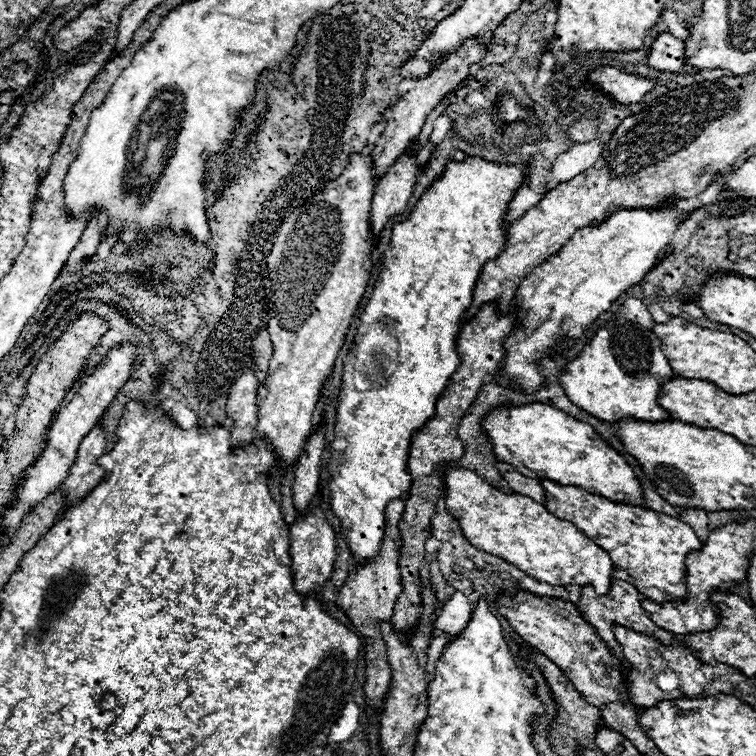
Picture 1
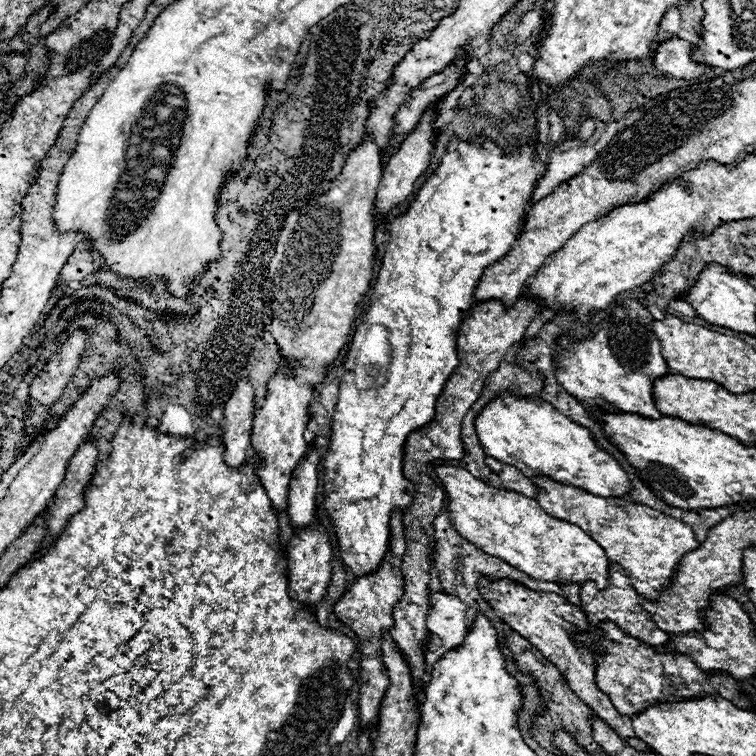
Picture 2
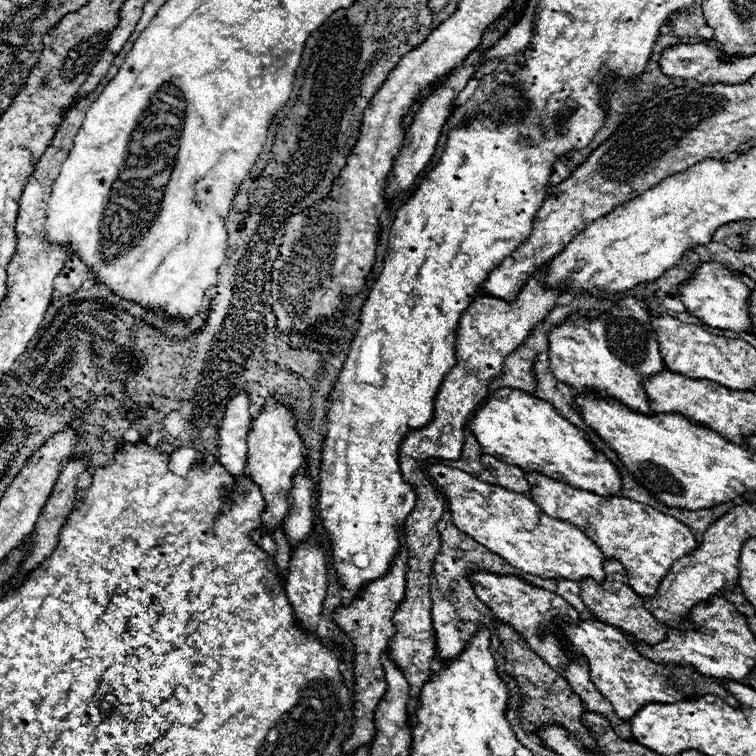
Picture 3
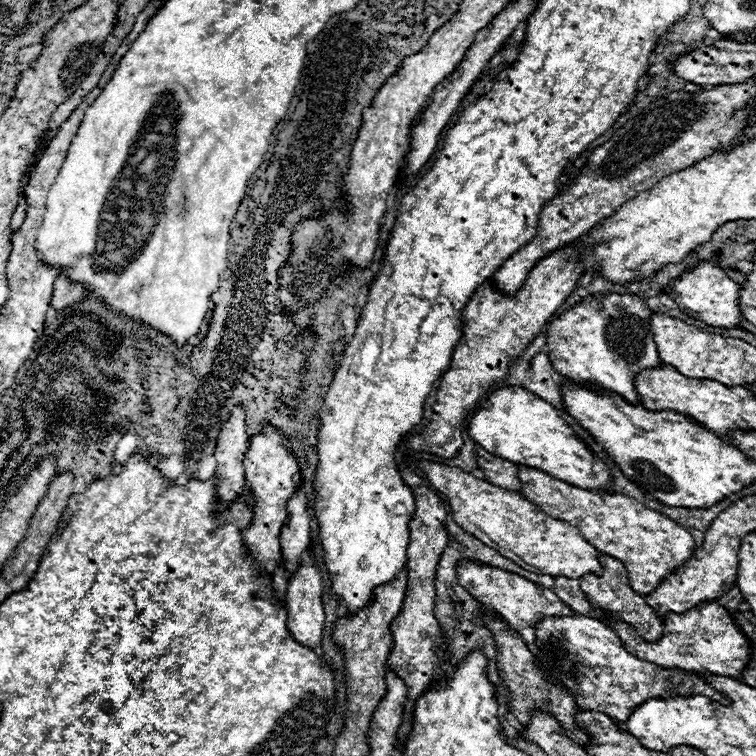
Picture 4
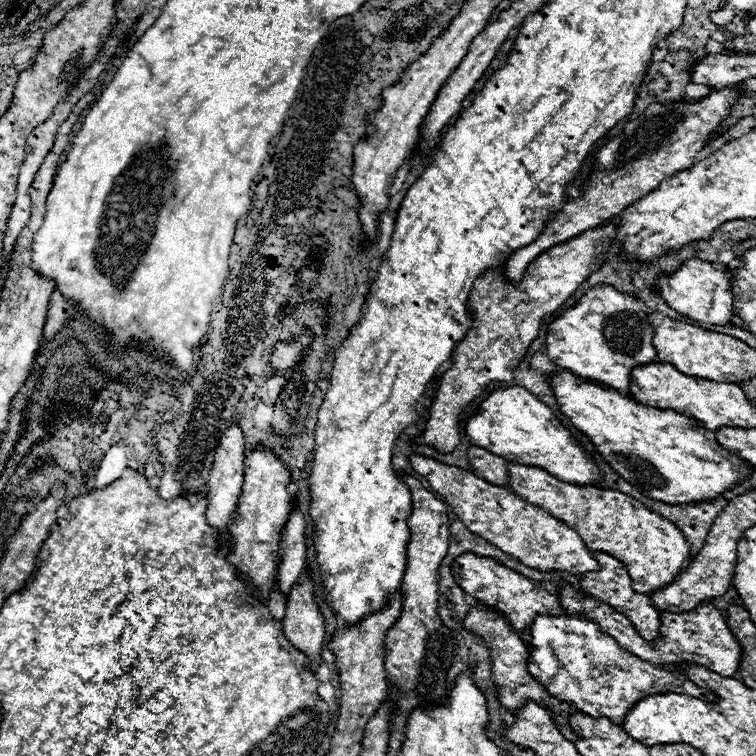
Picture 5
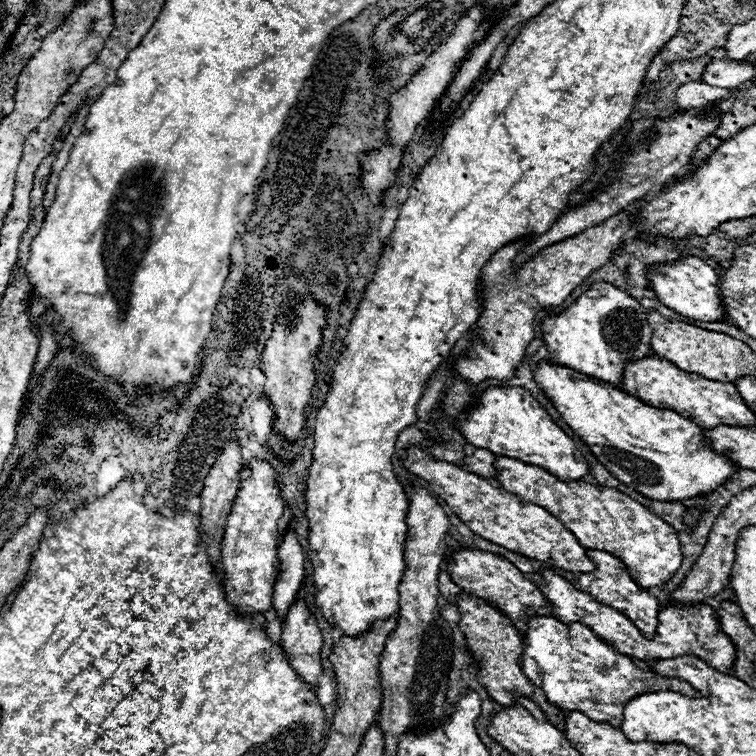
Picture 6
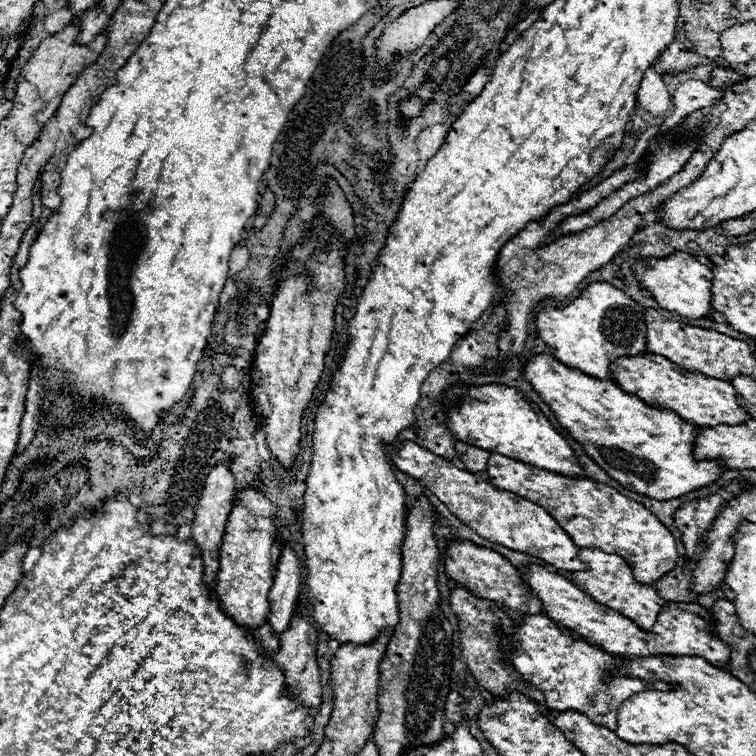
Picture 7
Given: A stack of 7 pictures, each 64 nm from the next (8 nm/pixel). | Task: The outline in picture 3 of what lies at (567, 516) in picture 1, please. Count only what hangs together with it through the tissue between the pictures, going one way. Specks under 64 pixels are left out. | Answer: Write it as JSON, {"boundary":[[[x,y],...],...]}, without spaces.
{"boundary":[[[526,472],[524,478],[530,484],[530,500],[538,504],[544,514],[578,526],[592,542],[596,542],[606,558],[618,560],[626,568],[630,586],[644,598],[652,598],[672,564],[678,558],[688,556],[698,546],[688,526],[636,500],[622,496],[598,496],[540,472]]]}

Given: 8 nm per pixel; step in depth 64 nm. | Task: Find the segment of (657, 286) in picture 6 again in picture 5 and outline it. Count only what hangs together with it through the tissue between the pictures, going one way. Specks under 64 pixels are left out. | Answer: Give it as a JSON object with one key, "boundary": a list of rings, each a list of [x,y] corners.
{"boundary":[[[688,258],[676,272],[672,274],[660,274],[656,280],[656,290],[664,298],[664,302],[674,308],[676,312],[704,322],[704,324],[730,324],[734,312],[732,312],[732,292],[730,282],[724,272],[716,270],[710,262],[704,262],[700,258]]]}

